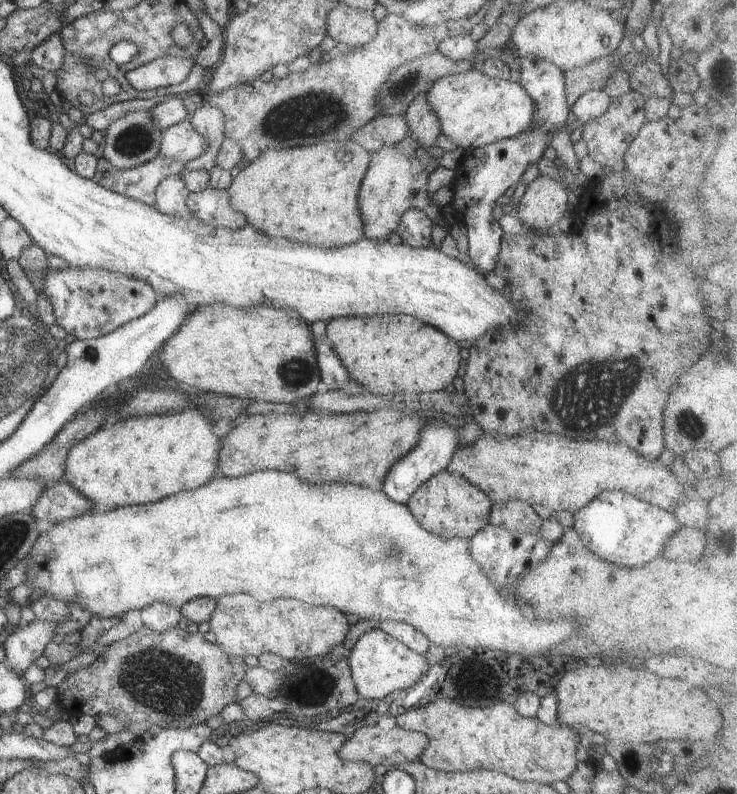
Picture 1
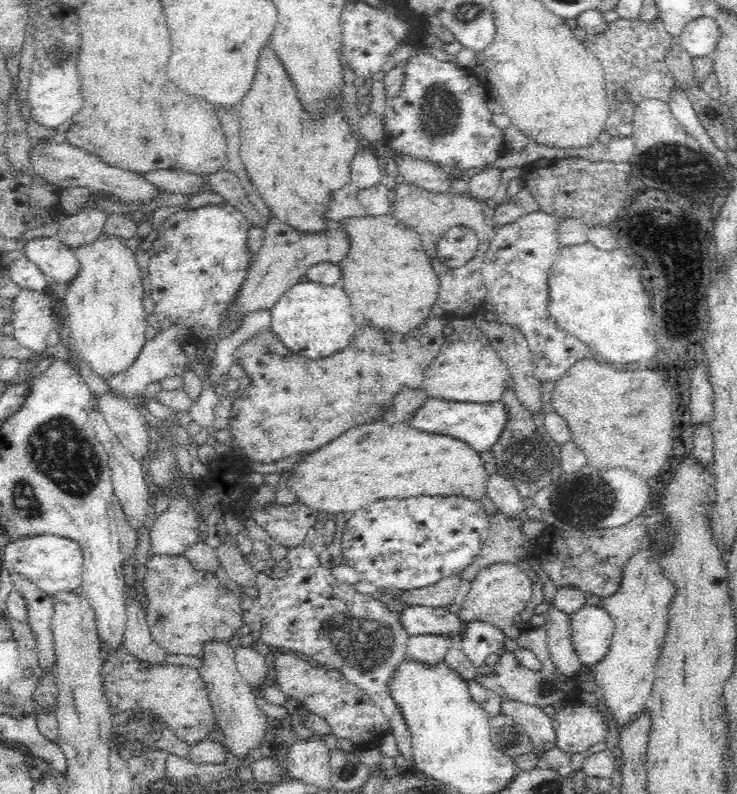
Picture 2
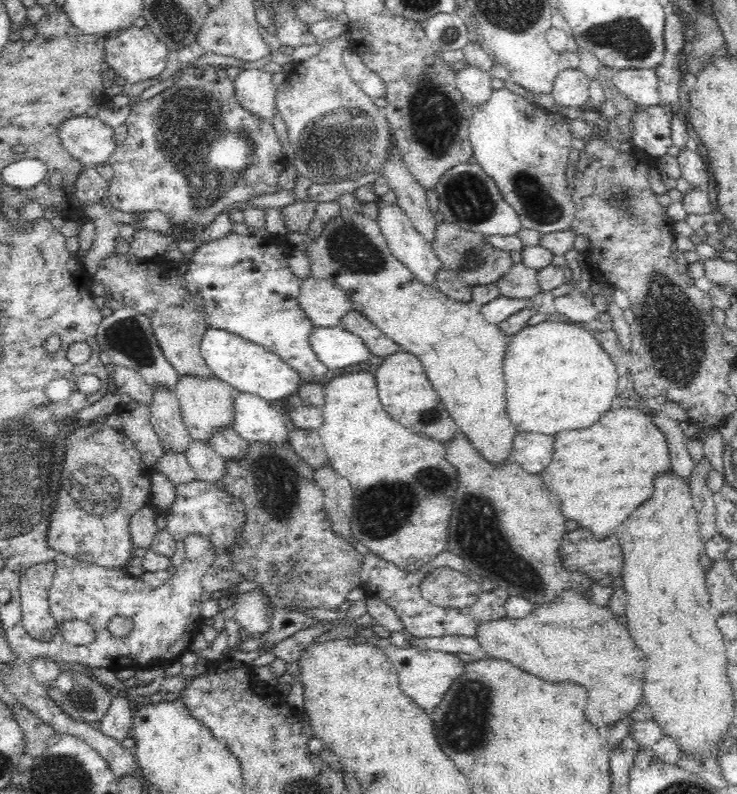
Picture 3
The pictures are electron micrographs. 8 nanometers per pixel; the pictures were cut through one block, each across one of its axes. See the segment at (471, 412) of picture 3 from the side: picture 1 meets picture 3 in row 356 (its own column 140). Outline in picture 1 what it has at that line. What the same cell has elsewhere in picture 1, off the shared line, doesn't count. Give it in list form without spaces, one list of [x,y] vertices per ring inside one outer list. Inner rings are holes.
[[[198,408],[178,410],[174,414],[134,414],[130,418],[108,421],[70,450],[66,460],[63,481],[74,490],[82,492],[96,506],[122,508],[154,503],[182,491],[192,491],[213,480],[214,468],[218,466],[222,440],[213,433],[215,422]]]

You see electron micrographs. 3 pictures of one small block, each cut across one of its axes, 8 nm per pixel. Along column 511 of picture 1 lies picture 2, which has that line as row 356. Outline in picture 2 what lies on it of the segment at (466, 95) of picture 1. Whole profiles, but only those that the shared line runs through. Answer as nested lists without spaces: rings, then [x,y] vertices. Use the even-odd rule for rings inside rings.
[[[100,234],[90,246],[74,250],[80,270],[65,291],[66,309],[74,347],[94,374],[105,382],[123,374],[138,358],[146,344],[147,313],[142,305],[142,274],[134,251],[115,236]]]

